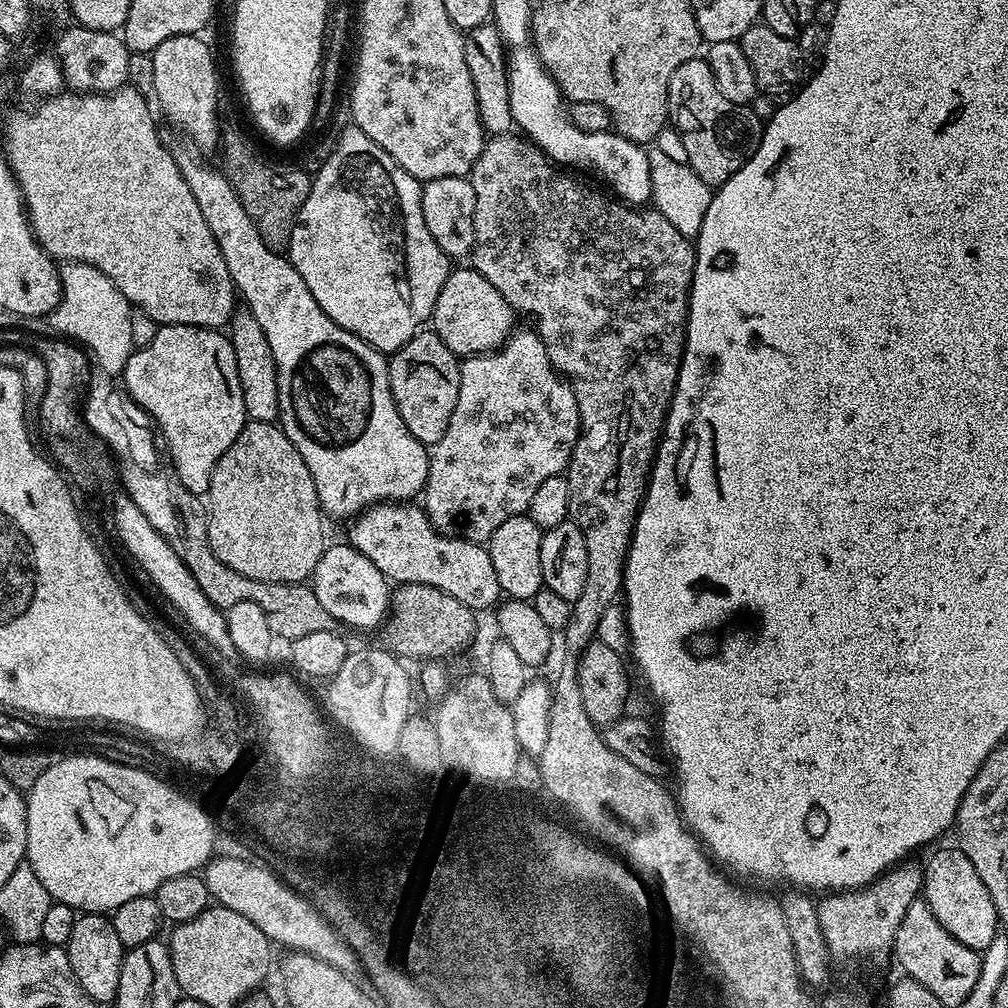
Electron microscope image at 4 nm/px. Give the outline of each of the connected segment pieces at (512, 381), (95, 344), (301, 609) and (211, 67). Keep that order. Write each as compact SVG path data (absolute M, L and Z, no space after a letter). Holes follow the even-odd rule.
M535 330L529 332L513 331L512 335L500 345L499 348L482 352L474 356L465 356L460 360L460 385L458 386L458 406L454 406L454 414L450 414L450 426L446 426L446 434L438 438L436 444L431 445L428 453L428 477L424 483L422 493L422 507L428 514L428 521L435 528L448 530L455 520L464 516L464 529L462 535L465 540L472 540L476 544L484 544L506 522L506 518L523 516L527 513L530 502L534 498L534 490L551 476L561 475L567 469L574 446L580 437L580 415L578 414L578 402L574 398L574 390L568 385L568 381L557 372L556 367L550 362L546 352L546 346L542 342L540 333Z
M69 260L59 265L60 301L58 306L46 317L49 329L55 335L67 338L83 346L94 357L95 367L119 375L123 373L129 356L134 351L130 338L130 307L126 297L120 293L118 286L89 264ZM96 355L96 356L95 356Z
M172 488L172 496L176 496L180 504L172 508L172 512L176 512L176 516L172 516L172 520L176 520L176 528L172 528L172 532L168 532L165 538L172 536L172 540L176 540L176 536L180 536L180 540L188 540L188 544L184 544L188 552L180 552L178 558L182 558L190 574L194 574L194 582L198 582L202 594L210 598L215 608L227 610L238 602L250 602L251 600L258 602L258 606L262 606L270 622L273 637L280 639L281 636L285 642L297 640L305 634L314 634L317 630L337 631L338 621L324 609L322 602L318 602L314 590L307 583L287 584L286 582L245 580L242 574L226 567L214 554L210 542L204 544L204 536L208 533L208 509L202 503L201 497L195 494L184 496L180 488Z
M196 34L168 38L166 39L166 41L158 45L157 48L153 49L150 55L152 57L152 61L154 62L154 86L152 87L152 92L154 93L154 100L156 96L157 101L155 100L155 103L158 105L158 108L159 108L158 103L160 103L160 108L162 111L164 111L165 118L168 119L169 122L172 123L173 126L176 127L178 131L185 132L185 134L188 135L189 138L193 140L193 142L191 141L191 143L195 145L197 149L205 150L204 148L212 148L215 146L215 144L217 147L217 145L219 145L222 140L220 120L218 117L216 117L216 99L218 99L220 96L220 80L218 77L216 77L216 60L214 57L212 57L212 52L210 49L208 49L207 42L199 39L202 38Z

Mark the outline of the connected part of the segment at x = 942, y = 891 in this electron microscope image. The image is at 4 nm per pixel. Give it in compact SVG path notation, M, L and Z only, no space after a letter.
M958 846L952 848L940 848L932 857L928 864L923 865L924 887L922 889L922 899L934 910L934 918L946 926L962 946L970 946L975 952L983 953L990 942L998 935L998 921L994 902L990 898L990 890L978 878L978 870L974 870L974 862L966 858L966 854Z

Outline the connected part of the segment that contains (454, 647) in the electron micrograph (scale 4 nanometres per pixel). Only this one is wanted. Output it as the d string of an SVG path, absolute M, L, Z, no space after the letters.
M402 584L390 596L390 611L382 625L383 643L389 652L409 661L440 662L443 656L452 656L471 642L476 632L475 619L472 609L434 586Z

